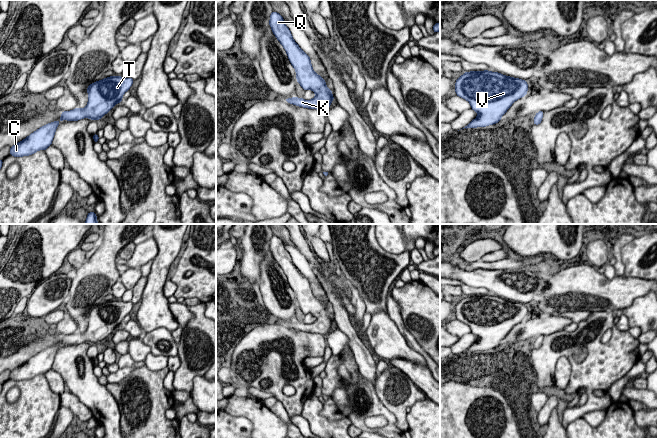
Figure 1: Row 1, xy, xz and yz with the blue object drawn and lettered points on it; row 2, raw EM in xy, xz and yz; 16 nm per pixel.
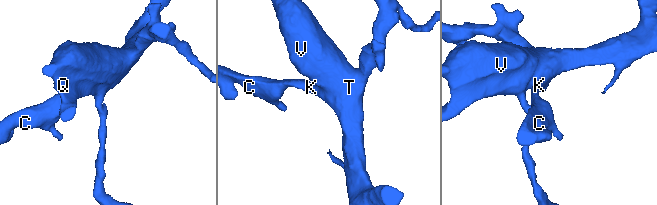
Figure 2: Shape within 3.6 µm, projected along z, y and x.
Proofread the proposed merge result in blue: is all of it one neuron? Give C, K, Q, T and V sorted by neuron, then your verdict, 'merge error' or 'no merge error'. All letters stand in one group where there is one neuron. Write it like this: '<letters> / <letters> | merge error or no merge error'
C K Q T V | no merge error

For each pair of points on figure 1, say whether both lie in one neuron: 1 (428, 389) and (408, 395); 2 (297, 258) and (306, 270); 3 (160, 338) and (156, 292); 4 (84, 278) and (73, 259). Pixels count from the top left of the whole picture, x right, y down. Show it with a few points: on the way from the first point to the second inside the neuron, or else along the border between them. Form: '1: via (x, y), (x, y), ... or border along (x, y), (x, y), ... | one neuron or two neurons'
1: border along (423, 393), (427, 397) | two neurons
2: via (300, 261), (304, 267) | one neuron
3: border along (171, 331), (157, 327), (146, 333) | two neurons
4: border along (85, 261), (76, 267) | two neurons

